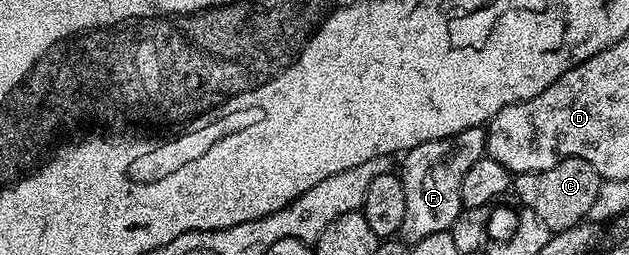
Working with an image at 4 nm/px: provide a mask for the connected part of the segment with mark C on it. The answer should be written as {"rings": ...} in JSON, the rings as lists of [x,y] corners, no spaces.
{"rings":[[[560,158],[550,169],[516,175],[514,195],[516,191],[520,198],[519,206],[523,210],[536,214],[555,233],[587,220],[590,205],[594,205],[594,197],[598,197],[601,182],[600,174],[594,165],[590,165],[590,161]]]}

